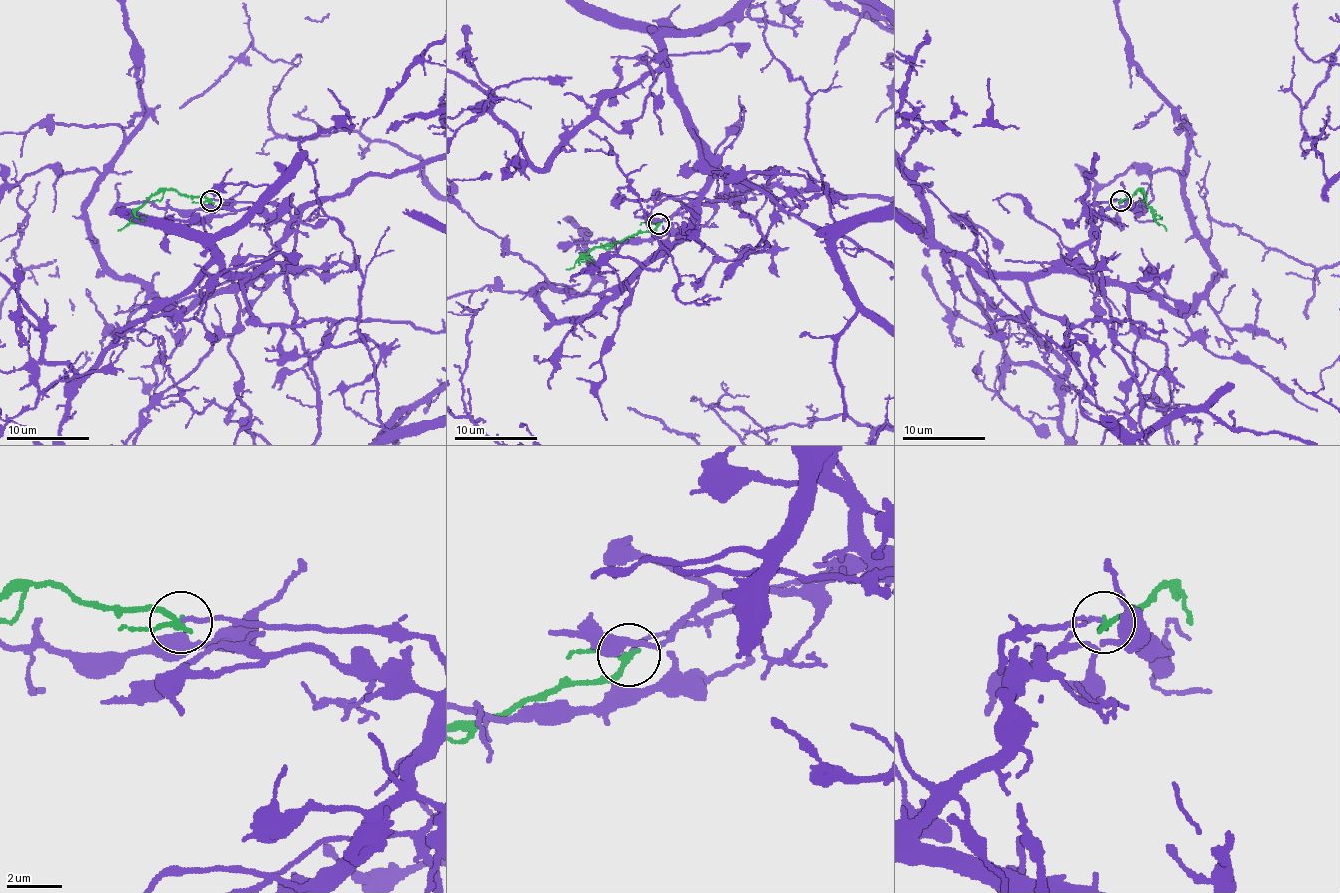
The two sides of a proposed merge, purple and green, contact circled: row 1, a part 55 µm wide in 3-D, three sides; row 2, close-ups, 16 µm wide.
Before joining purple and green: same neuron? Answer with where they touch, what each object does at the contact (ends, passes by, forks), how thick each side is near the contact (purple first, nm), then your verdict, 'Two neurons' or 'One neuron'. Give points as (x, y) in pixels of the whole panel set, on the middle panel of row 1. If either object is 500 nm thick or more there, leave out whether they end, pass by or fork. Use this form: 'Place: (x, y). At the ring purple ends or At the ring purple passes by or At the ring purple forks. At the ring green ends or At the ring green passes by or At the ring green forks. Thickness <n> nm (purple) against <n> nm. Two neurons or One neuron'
Place: (658, 223). At the ring purple ends. At the ring green passes by. Thickness 150 nm (purple) against 180 nm. One neuron

